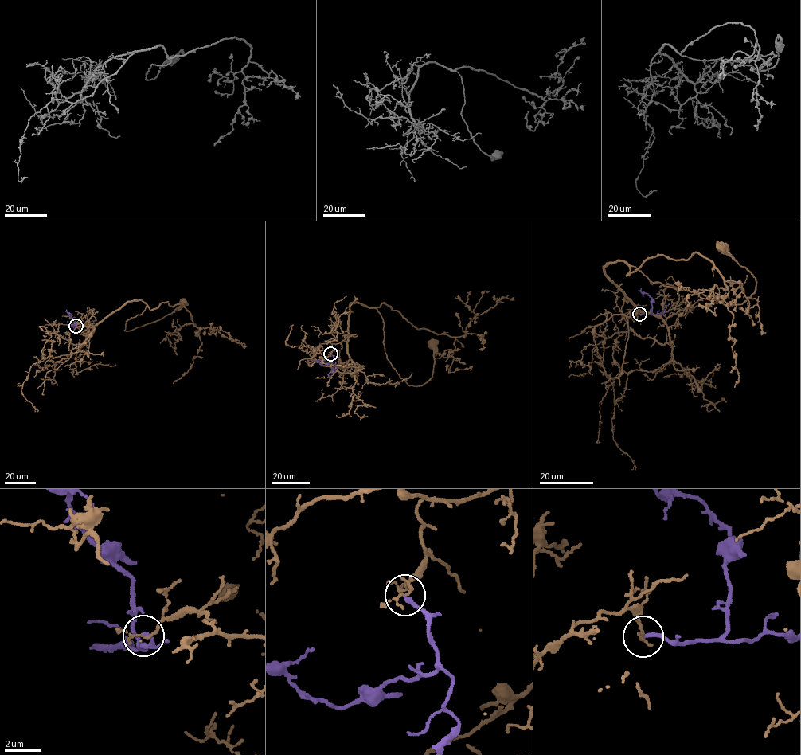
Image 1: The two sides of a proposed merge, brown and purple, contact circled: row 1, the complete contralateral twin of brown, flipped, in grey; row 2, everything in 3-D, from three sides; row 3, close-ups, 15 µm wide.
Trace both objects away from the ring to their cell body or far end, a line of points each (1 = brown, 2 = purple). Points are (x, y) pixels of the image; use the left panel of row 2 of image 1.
1: (76, 326), (93, 327), (141, 300), (142, 313), (126, 321), (130, 330), (181, 303)
2: (76, 326), (66, 310)

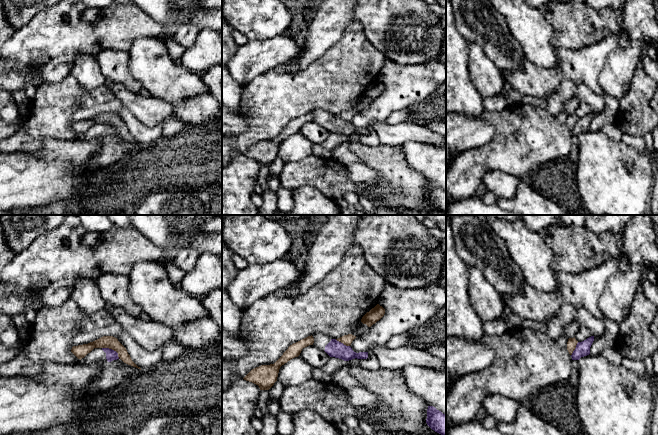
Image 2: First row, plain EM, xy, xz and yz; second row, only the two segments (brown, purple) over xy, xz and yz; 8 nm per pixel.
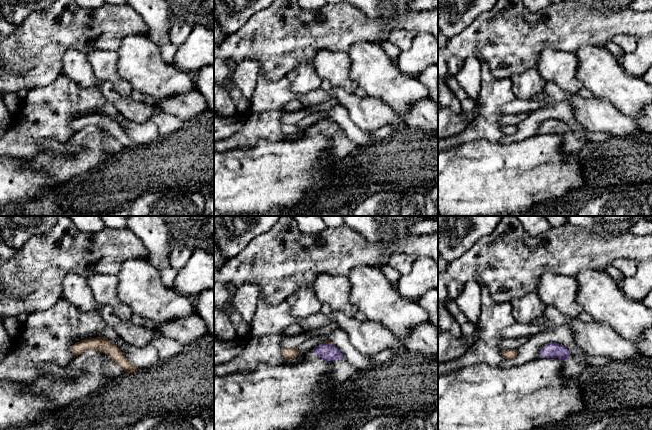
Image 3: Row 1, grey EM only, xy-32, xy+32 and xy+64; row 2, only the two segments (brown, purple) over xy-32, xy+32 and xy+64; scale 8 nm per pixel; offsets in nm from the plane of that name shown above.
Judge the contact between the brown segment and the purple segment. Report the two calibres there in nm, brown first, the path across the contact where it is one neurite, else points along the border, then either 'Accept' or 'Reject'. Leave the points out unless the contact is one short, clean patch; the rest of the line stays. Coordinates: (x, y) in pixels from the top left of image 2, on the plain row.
Thickness 100 nm (brown) against 90 nm. Boundary: xy (102, 123), (113, 125), (119, 134). Reject

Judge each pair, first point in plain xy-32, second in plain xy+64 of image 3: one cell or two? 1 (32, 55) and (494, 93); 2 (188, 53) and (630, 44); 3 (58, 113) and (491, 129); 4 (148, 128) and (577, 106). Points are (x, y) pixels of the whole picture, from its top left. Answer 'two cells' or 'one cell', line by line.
1: two cells
2: two cells
3: one cell
4: two cells

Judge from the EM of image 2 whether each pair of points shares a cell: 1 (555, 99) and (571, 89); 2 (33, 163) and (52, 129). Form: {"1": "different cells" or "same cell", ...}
{"1": "same cell", "2": "different cells"}

